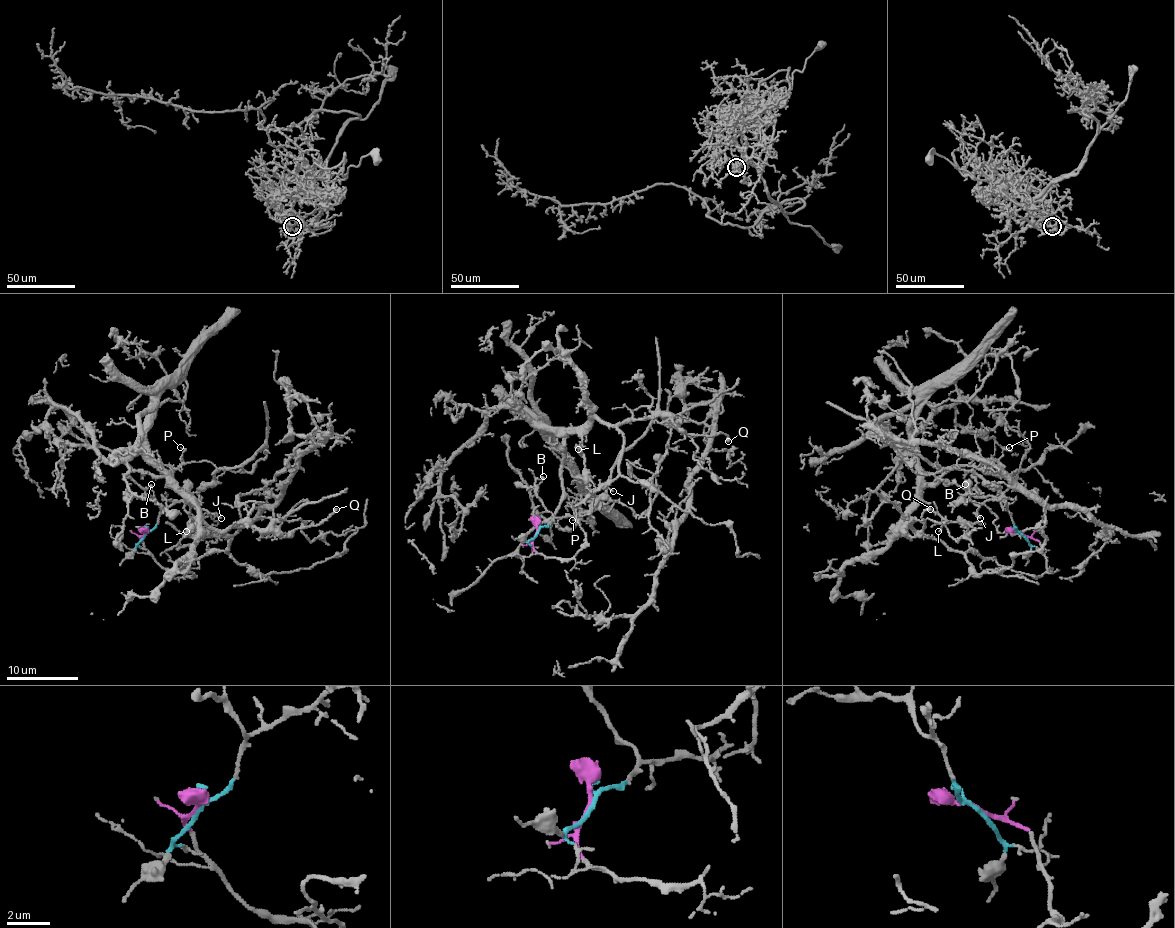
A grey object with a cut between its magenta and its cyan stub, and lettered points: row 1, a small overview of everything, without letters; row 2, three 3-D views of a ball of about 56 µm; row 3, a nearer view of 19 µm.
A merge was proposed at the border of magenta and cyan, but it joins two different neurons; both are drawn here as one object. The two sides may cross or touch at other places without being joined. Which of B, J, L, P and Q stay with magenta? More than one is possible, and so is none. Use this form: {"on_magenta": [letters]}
{"on_magenta": ["L", "P", "Q"]}

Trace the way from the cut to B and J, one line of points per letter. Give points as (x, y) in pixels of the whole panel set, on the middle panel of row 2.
B: (536, 534), (552, 519), (552, 514), (538, 496), (543, 476)
J: (536, 534), (556, 517), (592, 510), (594, 489), (608, 487), (613, 490)

